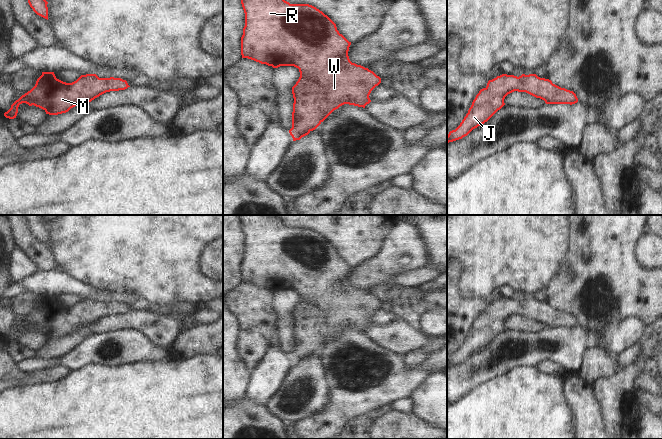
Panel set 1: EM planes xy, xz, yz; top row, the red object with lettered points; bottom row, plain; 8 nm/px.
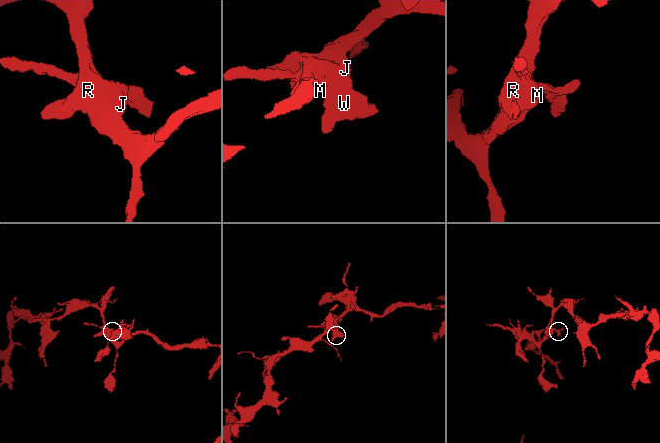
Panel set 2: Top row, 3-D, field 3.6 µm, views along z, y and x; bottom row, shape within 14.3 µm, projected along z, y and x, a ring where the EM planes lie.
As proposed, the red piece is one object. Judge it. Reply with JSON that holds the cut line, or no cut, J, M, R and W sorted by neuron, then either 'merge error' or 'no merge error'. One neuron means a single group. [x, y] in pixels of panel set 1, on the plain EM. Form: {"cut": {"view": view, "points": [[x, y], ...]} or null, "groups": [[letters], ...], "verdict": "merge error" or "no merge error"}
{"cut": null, "groups": [["J", "M", "R", "W"]], "verdict": "no merge error"}

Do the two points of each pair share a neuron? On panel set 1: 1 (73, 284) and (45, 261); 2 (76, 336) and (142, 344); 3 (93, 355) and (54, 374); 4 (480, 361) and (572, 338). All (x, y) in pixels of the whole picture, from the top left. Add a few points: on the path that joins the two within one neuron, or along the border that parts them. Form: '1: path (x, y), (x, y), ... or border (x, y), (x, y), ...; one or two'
1: border (57, 269), (49, 271), (39, 270); two
2: border (109, 331), (89, 334), (67, 351); two
3: border (59, 365), (65, 366), (70, 371); two
4: path (503, 341), (509, 337), (513, 339), (549, 338); one

